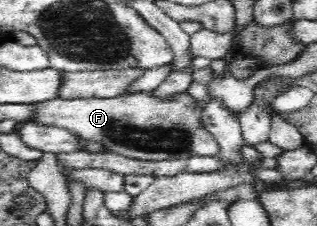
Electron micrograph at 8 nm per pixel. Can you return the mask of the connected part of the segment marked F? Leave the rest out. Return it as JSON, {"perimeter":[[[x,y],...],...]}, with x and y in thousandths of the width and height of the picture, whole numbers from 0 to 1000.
{"perimeter":[[[401,407],[356,434],[170,434],[120,451],[107,469],[101,531],[142,558],[183,558],[224,575],[262,615],[300,624],[331,659],[416,704],[445,708],[565,708],[606,690],[688,690],[694,655],[675,602],[644,571],[634,540],[634,500],[647,469],[628,469],[596,412],[546,416],[533,442],[508,442],[479,420],[479,407]]]}

